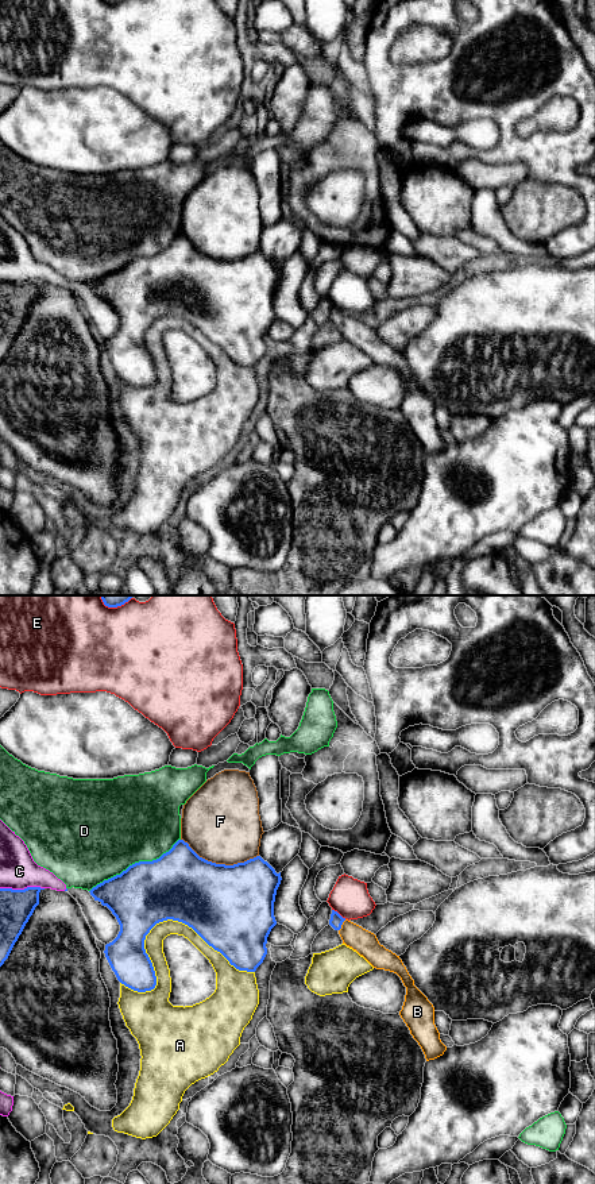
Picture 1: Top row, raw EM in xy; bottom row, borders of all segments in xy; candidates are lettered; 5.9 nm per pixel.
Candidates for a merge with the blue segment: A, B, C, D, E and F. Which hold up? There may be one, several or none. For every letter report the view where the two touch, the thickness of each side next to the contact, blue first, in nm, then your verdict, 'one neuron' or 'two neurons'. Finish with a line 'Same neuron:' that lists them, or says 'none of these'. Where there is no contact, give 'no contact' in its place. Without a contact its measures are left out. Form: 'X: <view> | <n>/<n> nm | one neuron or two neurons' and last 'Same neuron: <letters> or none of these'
A: xy | 400/110 nm | two neurons
B: xy | 80/150 nm | one neuron
C: xy | 200/220 nm | two neurons
D: xy | 380/500 nm | two neurons
E: xy | 80/220 nm | two neurons
F: xy | 480/460 nm | two neurons
Same neuron: B

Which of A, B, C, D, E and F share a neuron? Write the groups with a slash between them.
A / B / C / D / E / F

